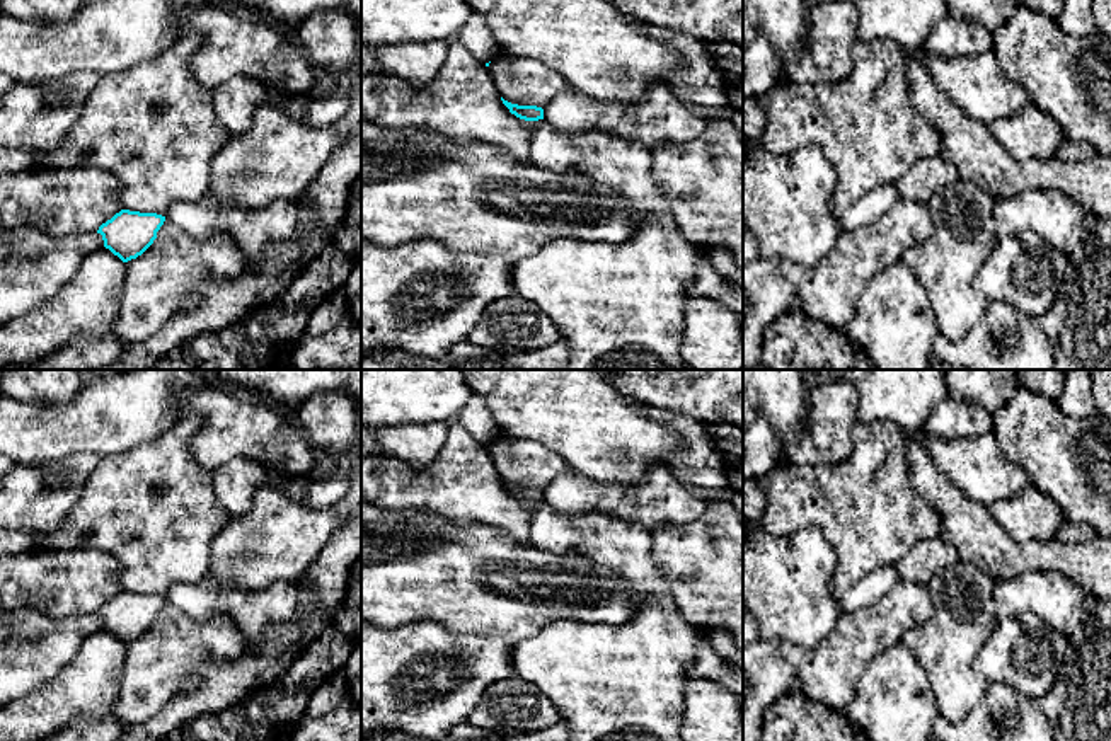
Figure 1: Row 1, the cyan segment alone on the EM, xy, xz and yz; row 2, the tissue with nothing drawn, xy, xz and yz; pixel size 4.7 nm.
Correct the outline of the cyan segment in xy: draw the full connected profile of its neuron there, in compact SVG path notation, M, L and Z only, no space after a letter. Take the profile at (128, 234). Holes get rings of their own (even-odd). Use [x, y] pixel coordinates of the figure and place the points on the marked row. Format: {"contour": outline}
{"contour": "M121 210L102 223L97 233L102 235L106 249L123 262L128 262L141 256L153 244L164 221L165 216L157 213Z"}

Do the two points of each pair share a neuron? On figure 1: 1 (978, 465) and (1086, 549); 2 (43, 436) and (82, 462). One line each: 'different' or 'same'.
1: different
2: different

